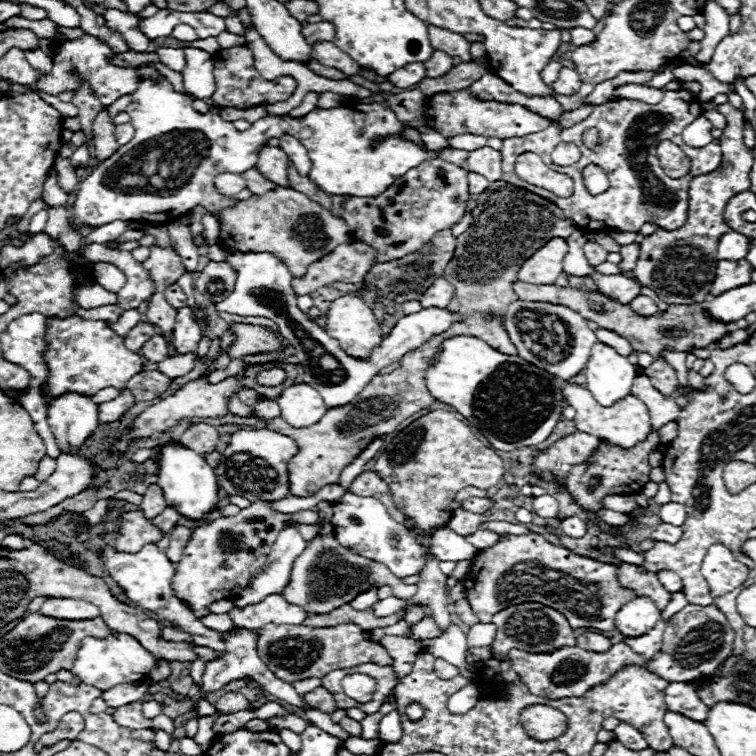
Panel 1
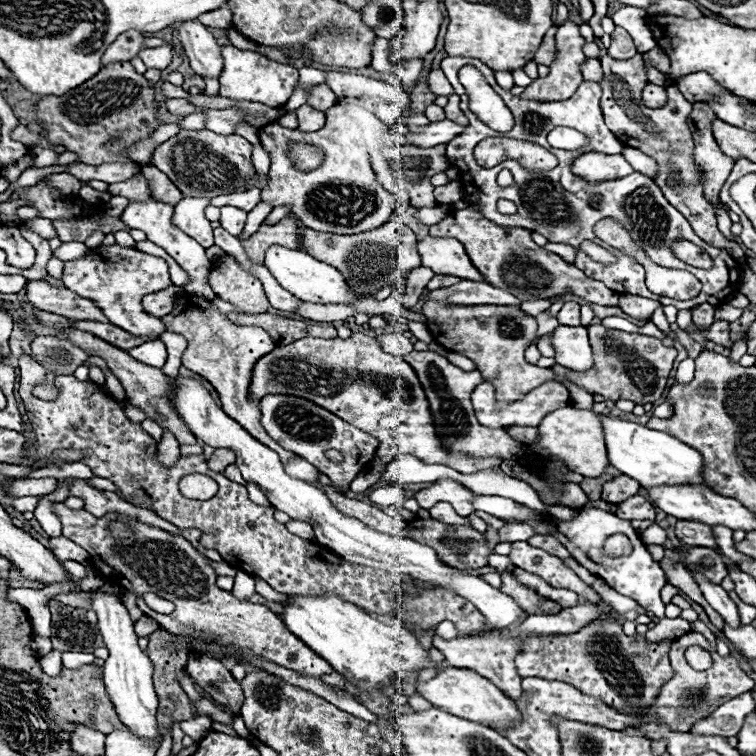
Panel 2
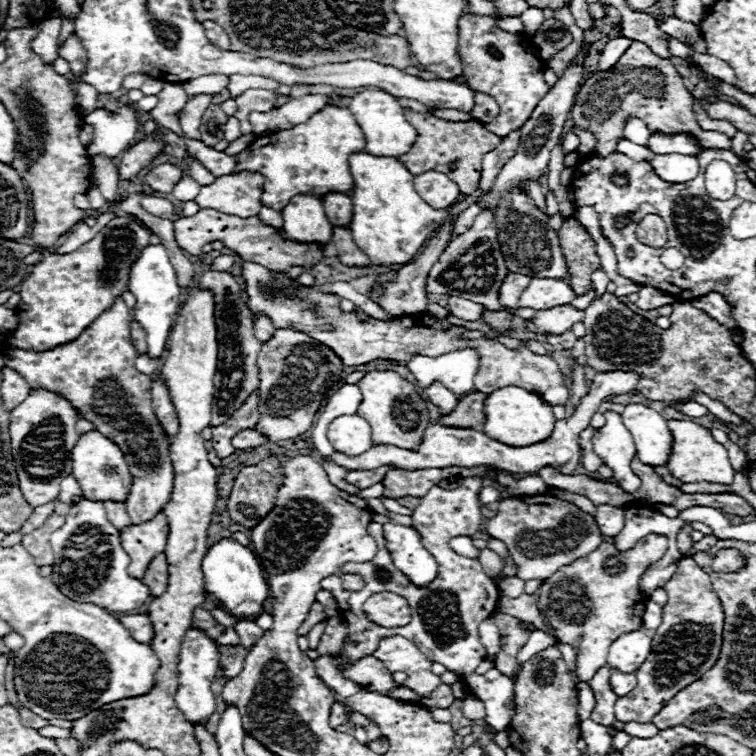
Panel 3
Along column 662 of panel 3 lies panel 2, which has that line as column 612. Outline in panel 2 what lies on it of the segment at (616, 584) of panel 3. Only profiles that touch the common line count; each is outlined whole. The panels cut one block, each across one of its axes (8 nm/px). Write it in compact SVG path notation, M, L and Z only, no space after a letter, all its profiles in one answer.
M614 534L614 536L610 536L610 538L606 540L604 552L606 552L608 556L622 556L622 554L630 554L630 552L632 552L632 546L630 546L630 542L628 542L626 536Z

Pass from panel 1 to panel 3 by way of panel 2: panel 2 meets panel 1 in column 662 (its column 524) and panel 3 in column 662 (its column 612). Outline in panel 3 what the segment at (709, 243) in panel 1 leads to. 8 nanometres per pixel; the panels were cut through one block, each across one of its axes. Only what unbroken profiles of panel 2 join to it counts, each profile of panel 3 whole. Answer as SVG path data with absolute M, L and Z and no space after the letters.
M642 286L640 292L638 292L638 302L636 306L642 308L642 310L654 310L654 308L660 308L660 306L666 306L666 304L674 304L674 296L672 294L666 294L662 290L656 290L652 286Z

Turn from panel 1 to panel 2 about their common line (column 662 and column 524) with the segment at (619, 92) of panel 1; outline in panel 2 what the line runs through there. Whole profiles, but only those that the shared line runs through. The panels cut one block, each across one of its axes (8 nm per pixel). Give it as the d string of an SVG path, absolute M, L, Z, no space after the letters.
M566 20L556 32L556 56L550 64L550 74L546 78L534 80L524 90L524 98L530 100L568 100L582 84L580 66L586 60L582 46L586 40L580 36L578 24Z

